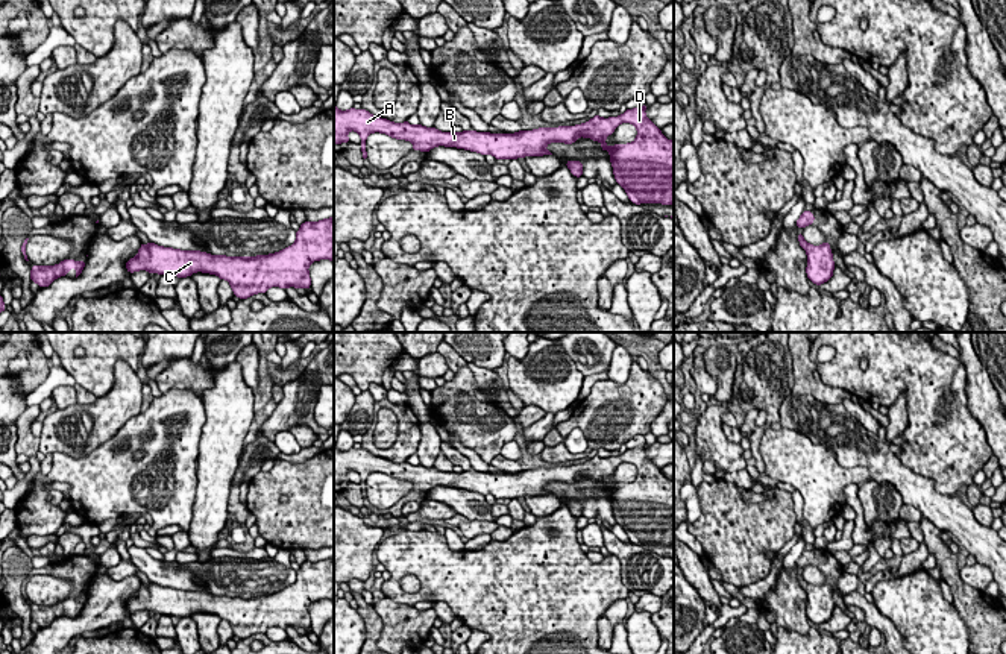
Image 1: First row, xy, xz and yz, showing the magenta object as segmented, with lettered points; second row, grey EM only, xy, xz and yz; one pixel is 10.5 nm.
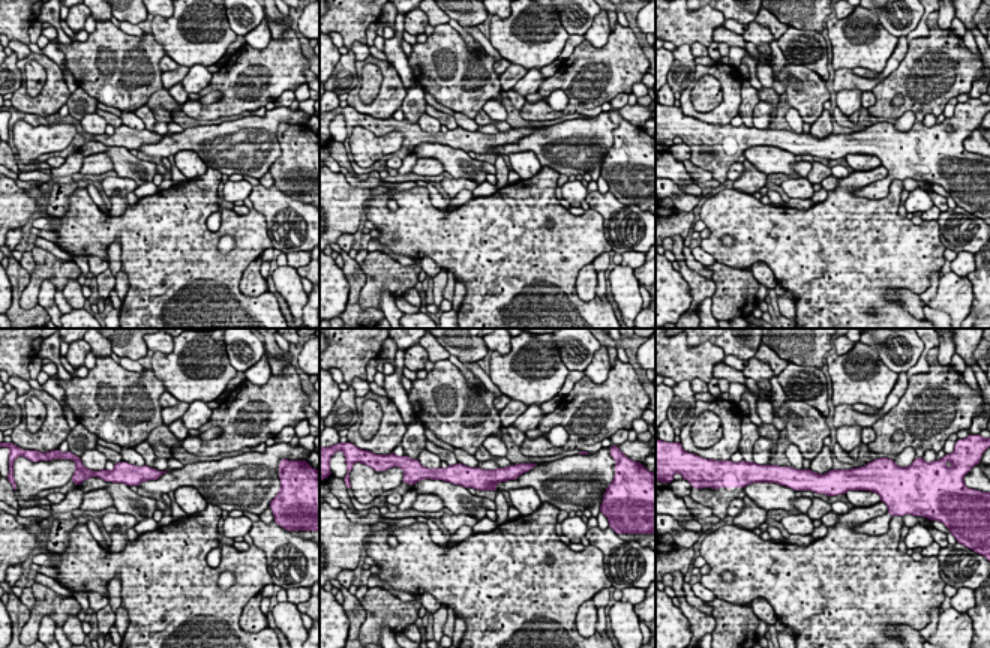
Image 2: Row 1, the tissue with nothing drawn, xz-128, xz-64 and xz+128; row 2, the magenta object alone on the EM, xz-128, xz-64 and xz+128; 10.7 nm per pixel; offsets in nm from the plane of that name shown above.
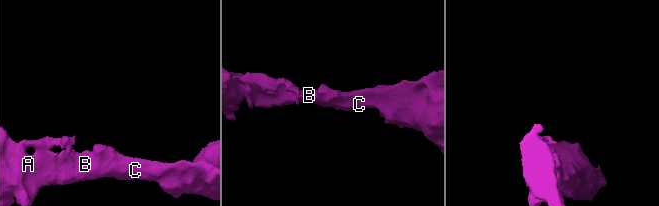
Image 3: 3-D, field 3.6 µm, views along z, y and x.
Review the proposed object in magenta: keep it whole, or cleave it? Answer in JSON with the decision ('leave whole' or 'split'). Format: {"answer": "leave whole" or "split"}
{"answer": "leave whole"}

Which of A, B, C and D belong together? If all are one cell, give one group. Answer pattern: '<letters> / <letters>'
A B C D

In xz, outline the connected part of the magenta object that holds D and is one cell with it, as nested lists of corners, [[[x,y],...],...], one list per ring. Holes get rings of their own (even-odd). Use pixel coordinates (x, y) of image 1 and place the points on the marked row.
[[[334,103],[334,144],[351,143],[347,134],[355,130],[361,138],[363,158],[367,158],[366,140],[379,132],[396,140],[413,143],[413,150],[429,152],[437,146],[457,147],[496,159],[517,159],[525,156],[552,155],[545,147],[549,143],[572,144],[580,137],[599,141],[601,150],[610,153],[616,184],[628,194],[630,202],[674,205],[674,141],[668,140],[645,114],[648,105],[627,109],[622,115],[602,118],[595,115],[575,126],[539,127],[516,134],[490,134],[476,130],[442,132],[408,121],[395,123],[351,108],[340,111]],[[621,123],[631,123],[637,129],[636,140],[608,147],[605,138]]]

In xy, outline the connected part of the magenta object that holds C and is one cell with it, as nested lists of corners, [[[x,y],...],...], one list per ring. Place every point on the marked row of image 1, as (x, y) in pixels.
[[[334,217],[307,220],[291,246],[269,255],[226,256],[141,243],[137,256],[126,263],[126,269],[129,273],[147,270],[170,278],[187,278],[196,272],[217,275],[231,284],[234,296],[247,299],[266,293],[270,287],[310,288],[308,267],[320,259],[334,263]]]

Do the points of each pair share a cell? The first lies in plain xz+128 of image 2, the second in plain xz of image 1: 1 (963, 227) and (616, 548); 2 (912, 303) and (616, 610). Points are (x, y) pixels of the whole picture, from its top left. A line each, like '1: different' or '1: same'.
1: same
2: different

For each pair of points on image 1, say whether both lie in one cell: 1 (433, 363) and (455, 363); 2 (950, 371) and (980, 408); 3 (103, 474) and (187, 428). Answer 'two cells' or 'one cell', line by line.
1: one cell
2: two cells
3: one cell

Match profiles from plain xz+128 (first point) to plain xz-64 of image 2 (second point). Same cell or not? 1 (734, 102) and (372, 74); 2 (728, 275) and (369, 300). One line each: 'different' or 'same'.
1: different
2: same

